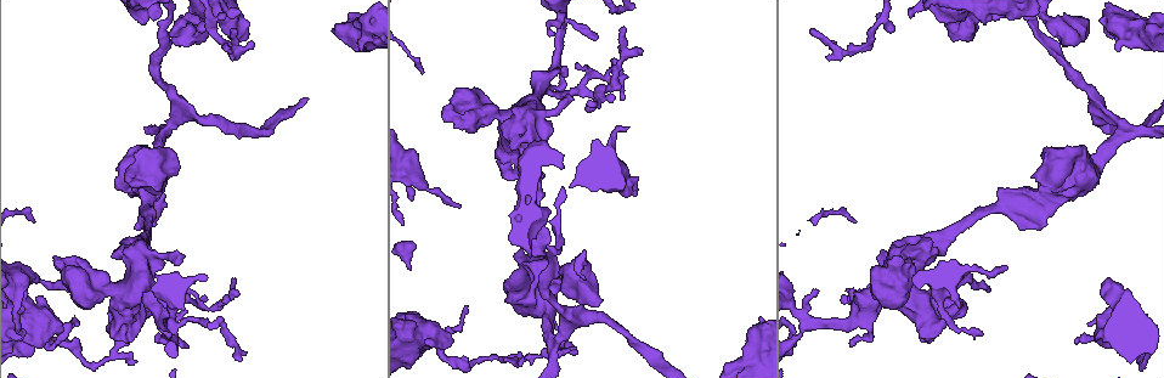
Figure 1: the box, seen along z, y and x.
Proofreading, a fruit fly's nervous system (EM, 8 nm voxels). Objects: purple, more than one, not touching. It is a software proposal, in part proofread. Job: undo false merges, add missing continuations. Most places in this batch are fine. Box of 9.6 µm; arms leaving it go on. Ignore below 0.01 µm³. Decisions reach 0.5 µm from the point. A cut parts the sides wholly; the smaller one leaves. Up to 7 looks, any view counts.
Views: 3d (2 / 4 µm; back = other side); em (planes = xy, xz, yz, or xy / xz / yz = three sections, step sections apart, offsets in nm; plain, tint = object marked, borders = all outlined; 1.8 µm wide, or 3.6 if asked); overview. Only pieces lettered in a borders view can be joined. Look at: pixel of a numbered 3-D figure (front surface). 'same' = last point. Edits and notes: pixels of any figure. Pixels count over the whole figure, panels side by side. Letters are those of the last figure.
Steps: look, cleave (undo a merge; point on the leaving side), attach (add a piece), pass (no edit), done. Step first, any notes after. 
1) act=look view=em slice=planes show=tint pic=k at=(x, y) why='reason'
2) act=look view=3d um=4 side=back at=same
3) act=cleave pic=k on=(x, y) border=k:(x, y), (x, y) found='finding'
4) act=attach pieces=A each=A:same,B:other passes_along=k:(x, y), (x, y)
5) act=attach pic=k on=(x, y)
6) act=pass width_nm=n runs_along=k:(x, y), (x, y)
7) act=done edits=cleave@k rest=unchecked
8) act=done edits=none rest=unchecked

act=look view=em slice=yz step=16 show=borders pic=1 at=(950, 309) why='thick end'

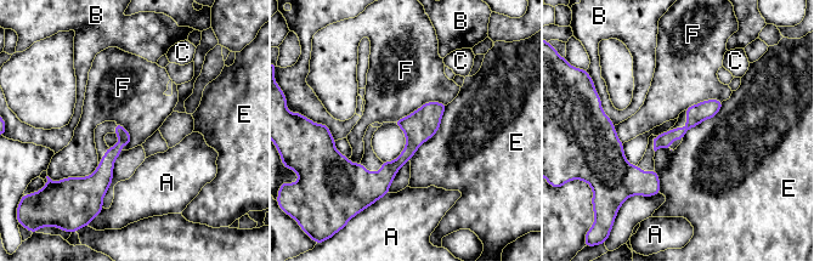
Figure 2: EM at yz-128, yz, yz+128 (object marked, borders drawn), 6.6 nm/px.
act=look view=em slice=planes show=borders at=same why='cut it another way'

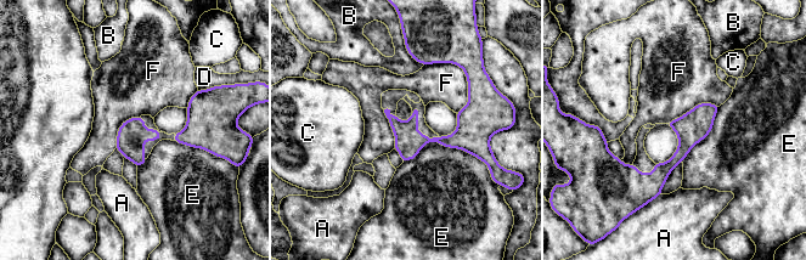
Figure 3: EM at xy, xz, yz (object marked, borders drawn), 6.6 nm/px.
act=pass each=A:other,B:other,C:other,D:other,E:other,F:other border=3:(423, 64), (463, 71), (463, 108) found='no lettered piece goes on from it'

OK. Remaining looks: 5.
act=look view=em slice=yz step=16 show=tint pic=1 at=(977, 22) why='free end'

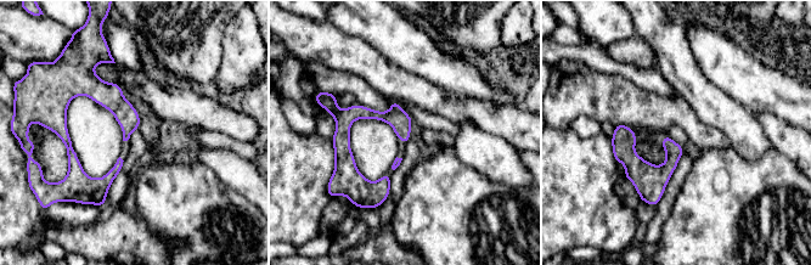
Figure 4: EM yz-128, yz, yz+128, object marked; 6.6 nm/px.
act=look view=em slice=planes show=borders at=same why='cut it another way'

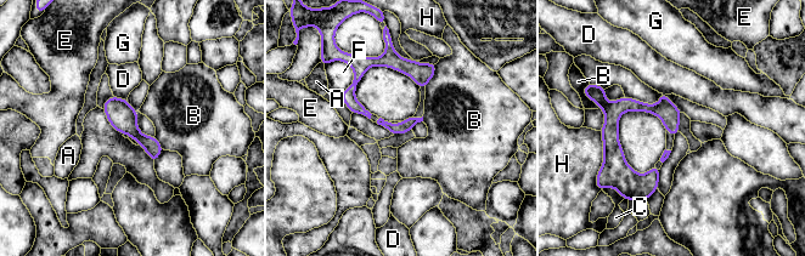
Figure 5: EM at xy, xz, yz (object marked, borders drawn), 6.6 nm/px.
act=pass each=A:other,B:other,C:other,D:other,E:other,F:other,G:other,H:other runs_along=5:(606, 103), (615, 161), (646, 194) found='no lettered piece goes on from it'

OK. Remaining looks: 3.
act=look view=em um=3.6 slice=planes show=borders pic=1 at=(364, 48) why='free end'

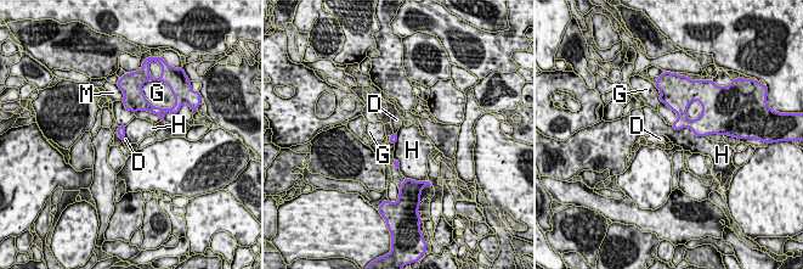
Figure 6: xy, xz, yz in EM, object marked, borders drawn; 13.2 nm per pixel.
act=pass each=D:other,G:other,H:other,M:other runs_along=6:(668, 101), (691, 124), (705, 132) found='no lettered piece goes on from it'

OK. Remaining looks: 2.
act=done edits=none rest=unchecked

